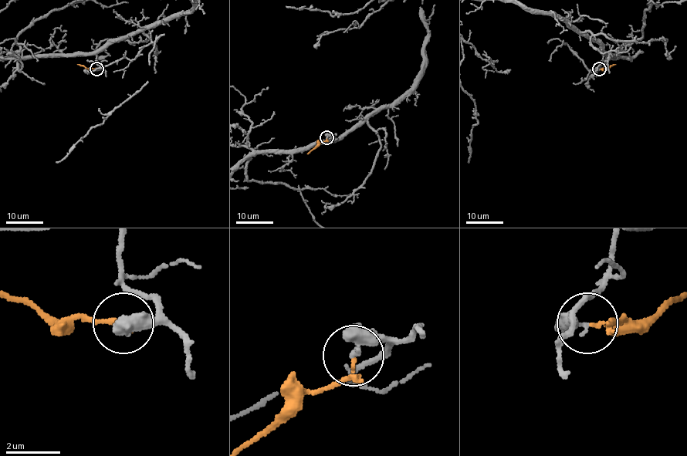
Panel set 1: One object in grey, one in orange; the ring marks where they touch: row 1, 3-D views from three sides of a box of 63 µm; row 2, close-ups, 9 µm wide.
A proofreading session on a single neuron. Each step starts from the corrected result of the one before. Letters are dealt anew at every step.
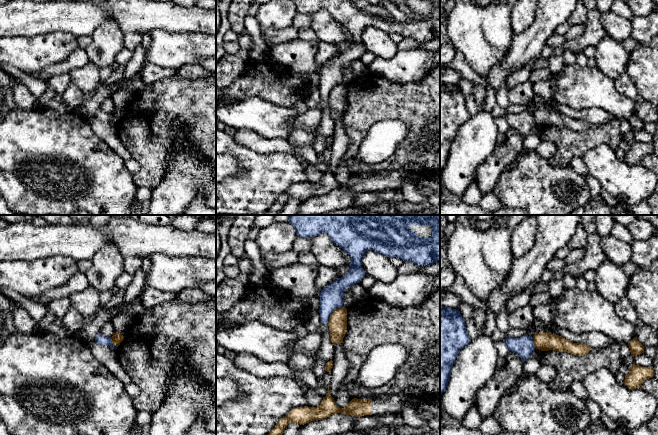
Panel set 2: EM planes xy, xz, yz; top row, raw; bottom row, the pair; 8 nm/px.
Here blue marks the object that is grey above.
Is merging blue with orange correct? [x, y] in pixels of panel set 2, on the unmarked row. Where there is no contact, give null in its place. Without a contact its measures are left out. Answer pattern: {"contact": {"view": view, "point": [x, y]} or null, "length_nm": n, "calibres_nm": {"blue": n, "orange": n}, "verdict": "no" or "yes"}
{"contact": {"view": "xz", "point": [332, 88]}, "length_nm": 190, "calibres_nm": {"blue": 190, "orange": 150}, "verdict": "no"}

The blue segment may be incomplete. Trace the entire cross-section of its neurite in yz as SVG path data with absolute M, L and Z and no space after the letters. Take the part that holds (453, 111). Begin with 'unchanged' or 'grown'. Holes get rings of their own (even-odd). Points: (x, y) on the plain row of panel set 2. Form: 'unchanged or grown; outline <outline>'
unchanged; outline M440 81L440 170L446 166L460 126L470 116L460 87Z

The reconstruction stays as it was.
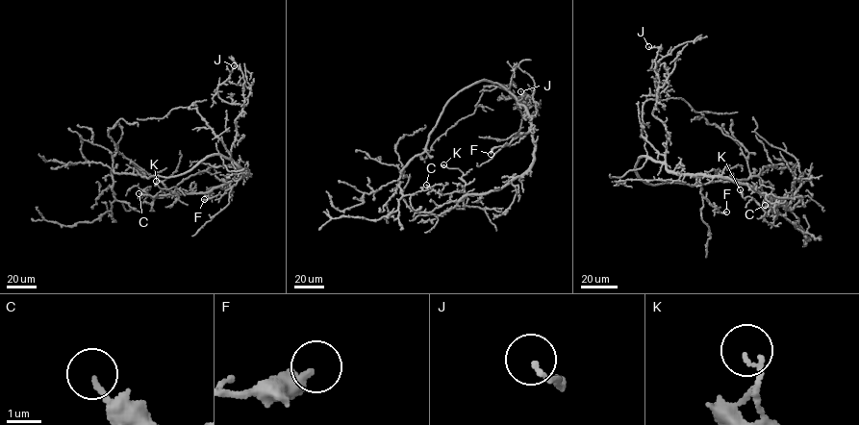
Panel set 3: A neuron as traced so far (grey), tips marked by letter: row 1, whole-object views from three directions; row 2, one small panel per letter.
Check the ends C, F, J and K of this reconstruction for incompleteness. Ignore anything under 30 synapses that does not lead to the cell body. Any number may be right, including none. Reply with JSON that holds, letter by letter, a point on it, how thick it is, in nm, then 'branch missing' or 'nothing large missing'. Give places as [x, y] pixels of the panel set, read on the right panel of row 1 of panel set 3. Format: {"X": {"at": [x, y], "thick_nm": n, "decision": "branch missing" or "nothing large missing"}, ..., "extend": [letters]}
{"C": {"at": [765, 205], "thick_nm": 140, "decision": "nothing large missing"}, "F": {"at": [726, 212], "thick_nm": 420, "decision": "nothing large missing"}, "J": {"at": [648, 46], "thick_nm": 130, "decision": "nothing large missing"}, "K": {"at": [740, 189], "thick_nm": 130, "decision": "nothing large missing"}, "extend": []}

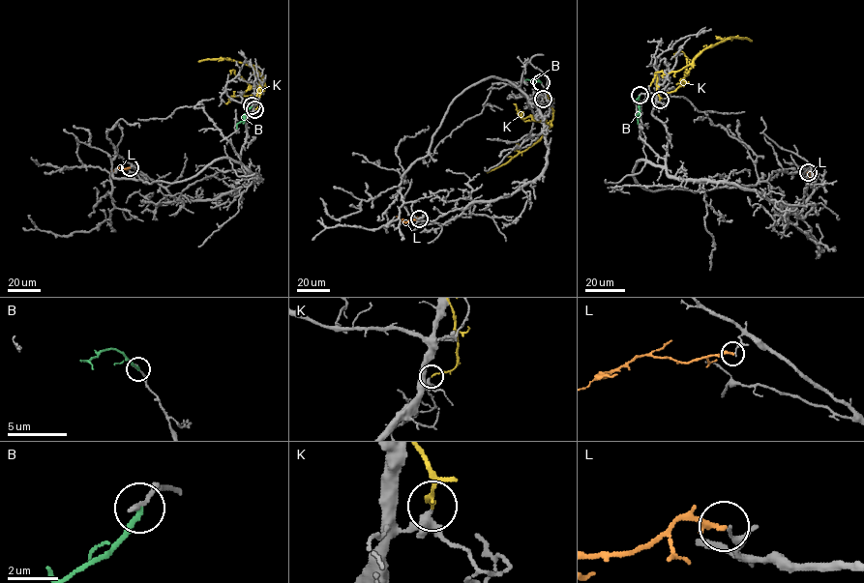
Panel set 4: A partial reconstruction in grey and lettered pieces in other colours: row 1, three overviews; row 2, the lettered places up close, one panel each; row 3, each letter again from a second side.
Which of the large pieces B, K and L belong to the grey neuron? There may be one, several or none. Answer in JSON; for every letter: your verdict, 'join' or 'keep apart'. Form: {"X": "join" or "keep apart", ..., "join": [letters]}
{"B": "keep apart", "K": "keep apart", "L": "keep apart", "join": []}

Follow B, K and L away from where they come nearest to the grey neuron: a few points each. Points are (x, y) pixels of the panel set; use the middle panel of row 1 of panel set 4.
B: (540, 82), (525, 80)
K: (543, 99), (548, 96), (553, 111), (551, 126), (525, 150), (487, 172)
L: (419, 218), (405, 221), (397, 216)

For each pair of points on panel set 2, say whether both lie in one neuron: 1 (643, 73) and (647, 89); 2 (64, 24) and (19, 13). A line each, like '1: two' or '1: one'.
1: one
2: one

